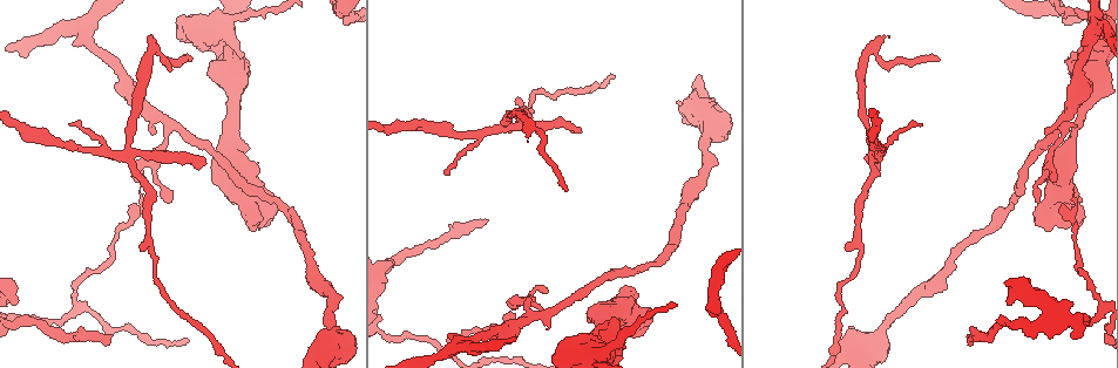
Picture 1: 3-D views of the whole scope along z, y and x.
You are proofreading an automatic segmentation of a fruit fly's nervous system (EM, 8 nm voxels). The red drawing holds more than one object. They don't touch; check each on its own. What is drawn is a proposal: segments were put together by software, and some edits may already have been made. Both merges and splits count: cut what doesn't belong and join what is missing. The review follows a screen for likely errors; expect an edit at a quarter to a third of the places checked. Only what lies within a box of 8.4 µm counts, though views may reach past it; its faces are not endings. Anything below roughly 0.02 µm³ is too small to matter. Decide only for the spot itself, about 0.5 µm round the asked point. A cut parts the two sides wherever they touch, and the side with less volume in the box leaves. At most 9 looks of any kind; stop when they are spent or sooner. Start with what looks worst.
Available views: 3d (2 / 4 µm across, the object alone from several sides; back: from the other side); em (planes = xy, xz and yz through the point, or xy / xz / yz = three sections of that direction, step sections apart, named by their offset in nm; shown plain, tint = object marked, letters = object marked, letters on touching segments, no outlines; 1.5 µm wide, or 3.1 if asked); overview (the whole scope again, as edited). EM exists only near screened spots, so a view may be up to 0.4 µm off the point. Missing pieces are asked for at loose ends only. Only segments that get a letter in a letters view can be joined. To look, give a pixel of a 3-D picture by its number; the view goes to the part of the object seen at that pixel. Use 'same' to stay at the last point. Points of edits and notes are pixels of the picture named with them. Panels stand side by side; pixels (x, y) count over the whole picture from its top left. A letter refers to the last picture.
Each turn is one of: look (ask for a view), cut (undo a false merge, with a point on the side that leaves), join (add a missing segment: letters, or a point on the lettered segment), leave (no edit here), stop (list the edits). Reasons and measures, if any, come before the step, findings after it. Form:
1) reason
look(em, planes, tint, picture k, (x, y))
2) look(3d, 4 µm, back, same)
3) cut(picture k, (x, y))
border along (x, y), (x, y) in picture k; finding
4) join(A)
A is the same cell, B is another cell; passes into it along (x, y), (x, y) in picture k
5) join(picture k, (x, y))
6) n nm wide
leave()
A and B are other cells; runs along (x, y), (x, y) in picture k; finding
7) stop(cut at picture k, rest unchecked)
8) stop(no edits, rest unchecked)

end of a long branch
look(em, xz, step 4, tint, picture 1, (486, 220))

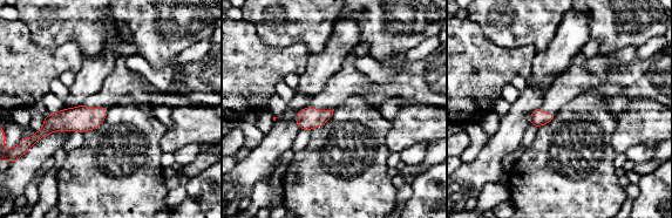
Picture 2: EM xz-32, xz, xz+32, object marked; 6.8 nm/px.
see the neighbours
look(em, xz, step 4, letters, same)

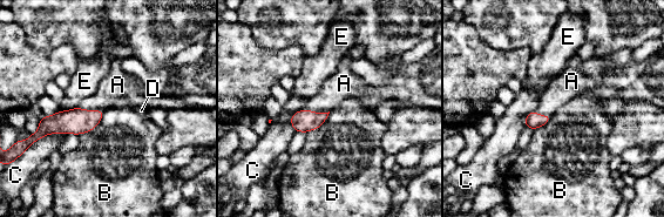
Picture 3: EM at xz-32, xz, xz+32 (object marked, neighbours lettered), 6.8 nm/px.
join(A)
A is the same cell, B, C, D and E are other cells; passes into it along (76, 121), (92, 110), (117, 85) in picture 3; it goes on there

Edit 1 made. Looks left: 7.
see it whole again
look(overview)

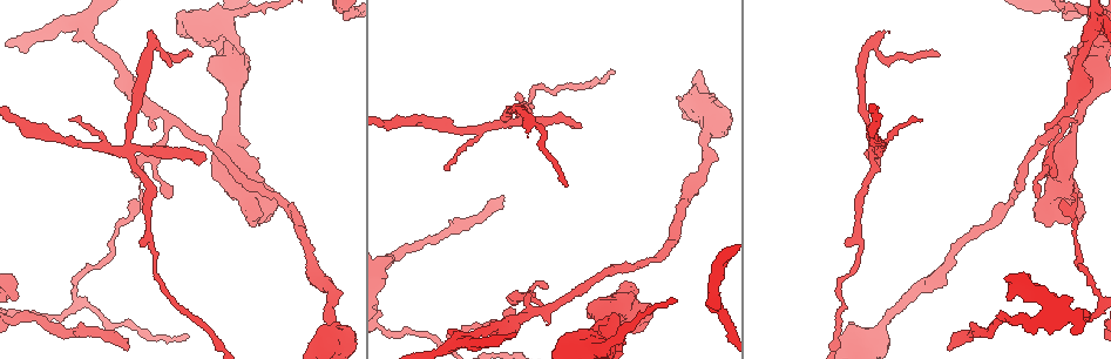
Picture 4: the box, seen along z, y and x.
thin end
look(3d, 4 µm, picture 4, (565, 183))

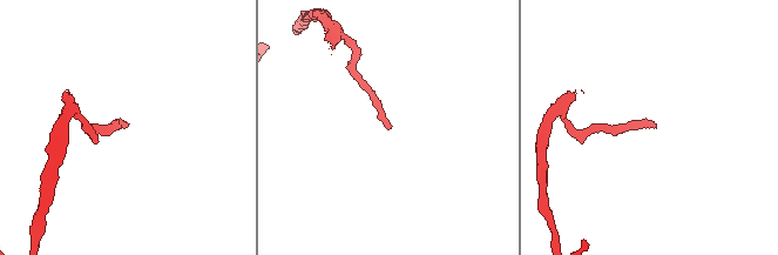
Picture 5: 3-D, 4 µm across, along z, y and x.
shape alone is not enough
look(em, planes, letters, picture 5, (391, 126))

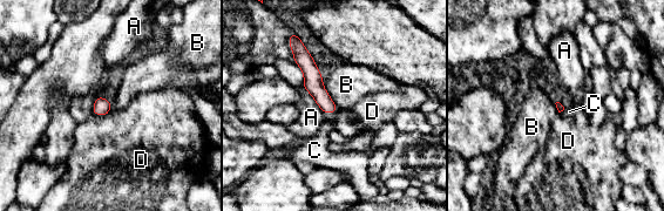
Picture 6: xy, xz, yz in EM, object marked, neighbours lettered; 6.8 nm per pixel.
join(C)
C is the same cell, A, B and D are other cells; passes into it along (312, 81), (329, 113), (317, 147) in picture 6; the neuron continues

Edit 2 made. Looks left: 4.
look(3d, 4 µm, picture 4, (1014, 296))

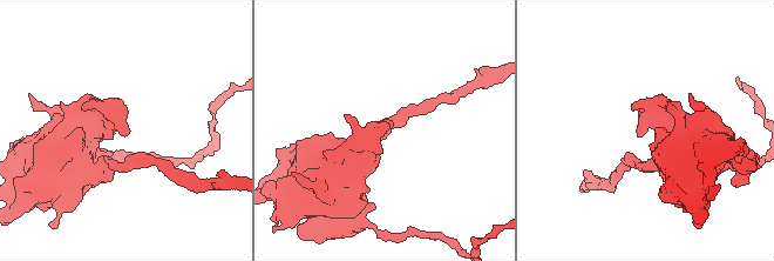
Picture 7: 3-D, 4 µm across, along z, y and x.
now the EM
look(em, planes, plain, picture 7, (643, 132))

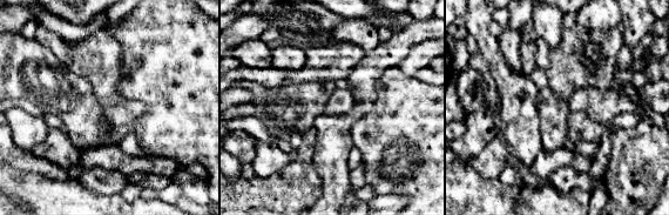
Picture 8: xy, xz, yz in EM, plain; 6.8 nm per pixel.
look(em, planes, letters, same)

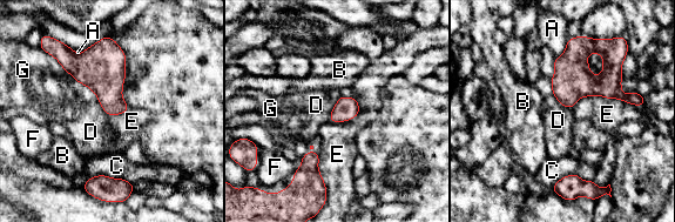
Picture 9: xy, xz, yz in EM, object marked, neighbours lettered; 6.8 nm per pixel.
140 nm wide
leave()
A, B, C, D, E, F and G are other cells; no lettered segment goes on from it

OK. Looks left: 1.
stop(join at picture 3, join at picture 6, rest unchecked)

